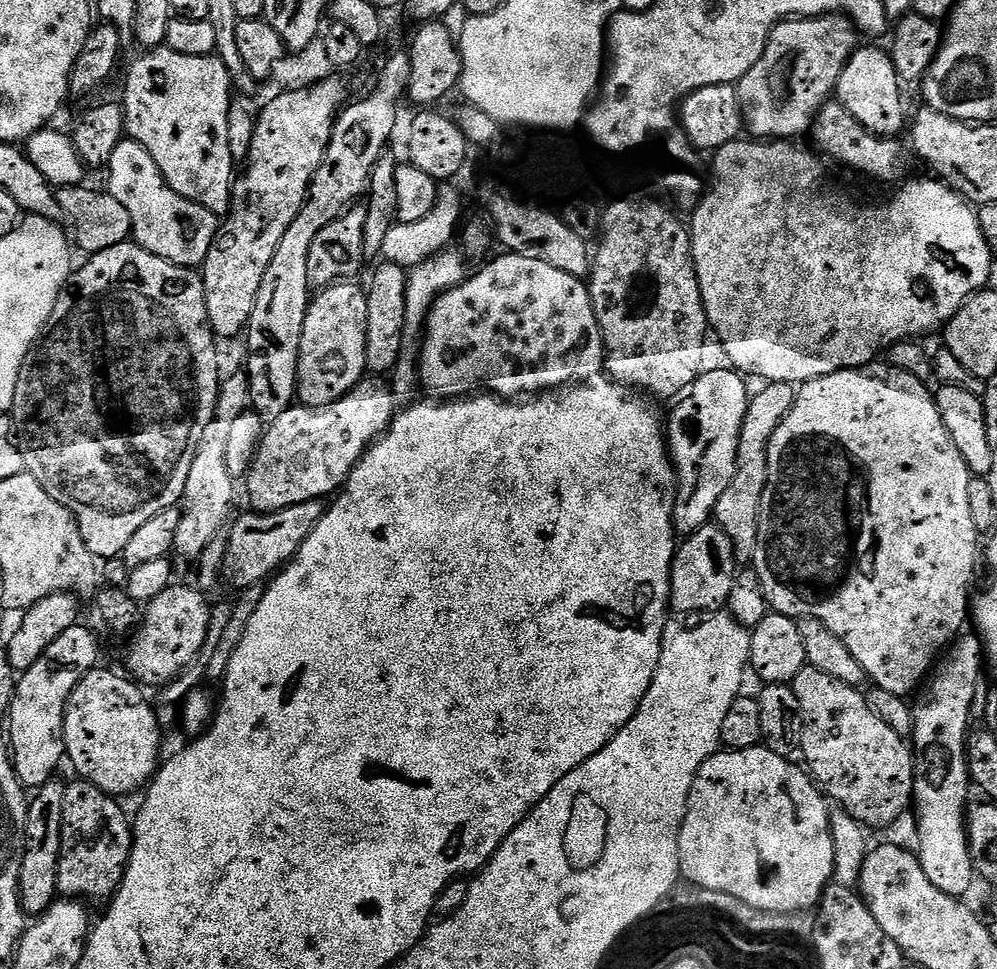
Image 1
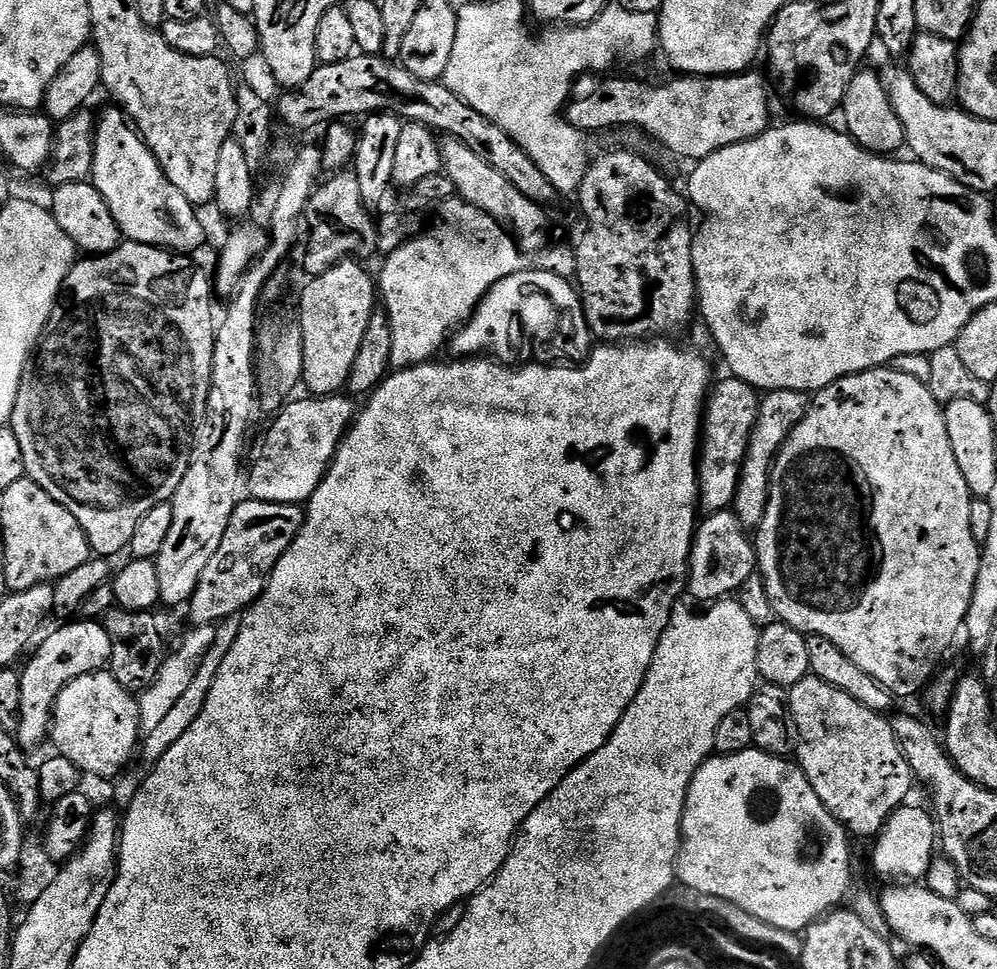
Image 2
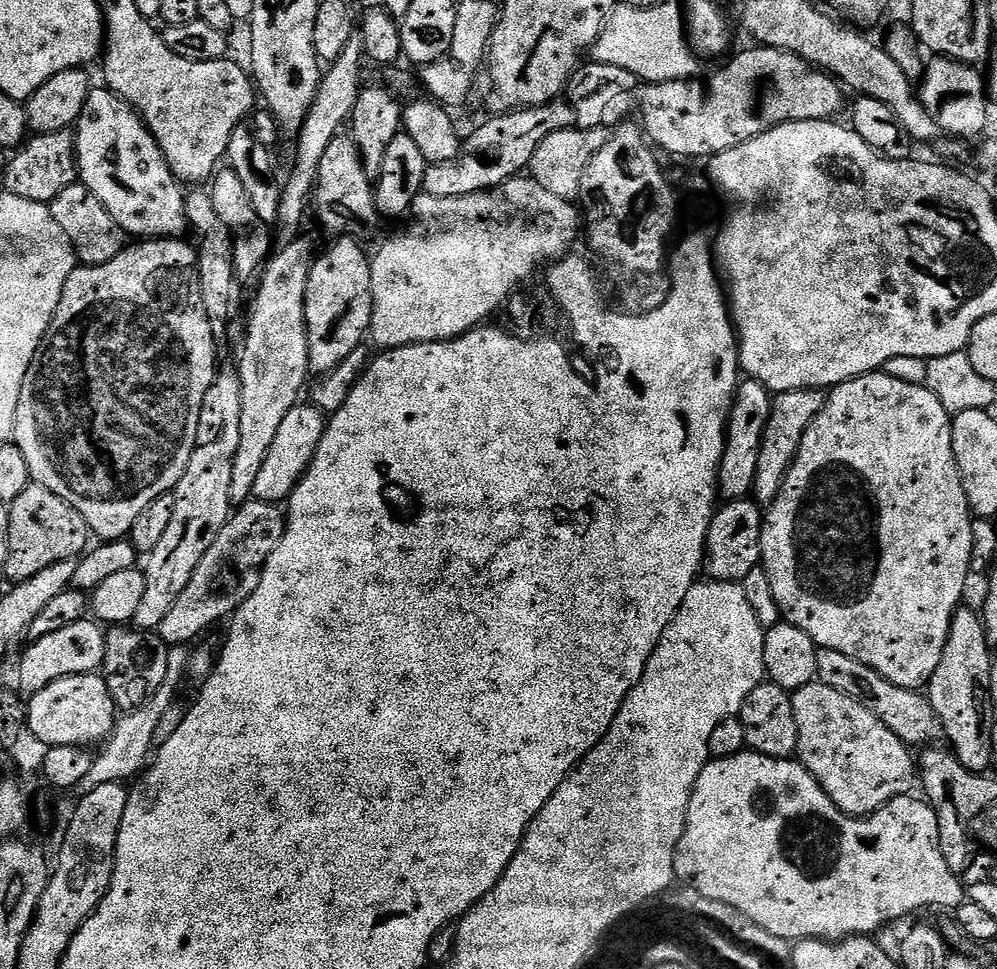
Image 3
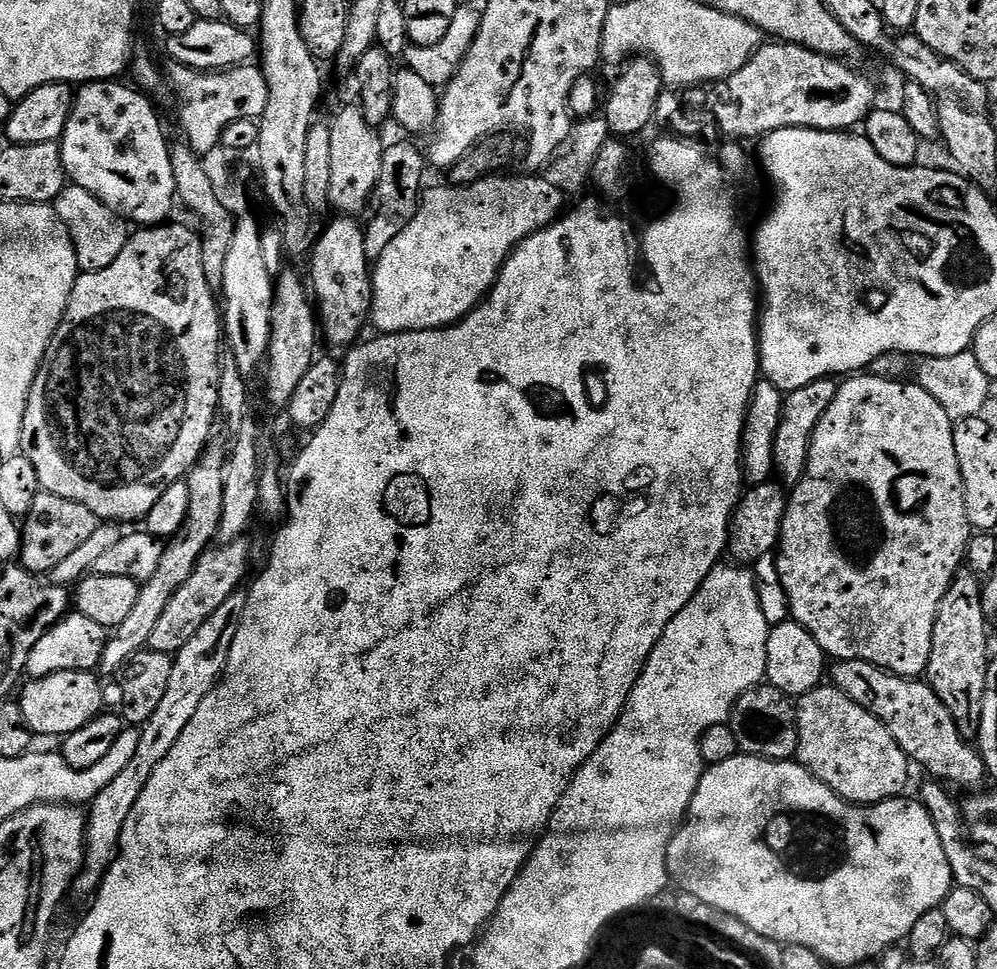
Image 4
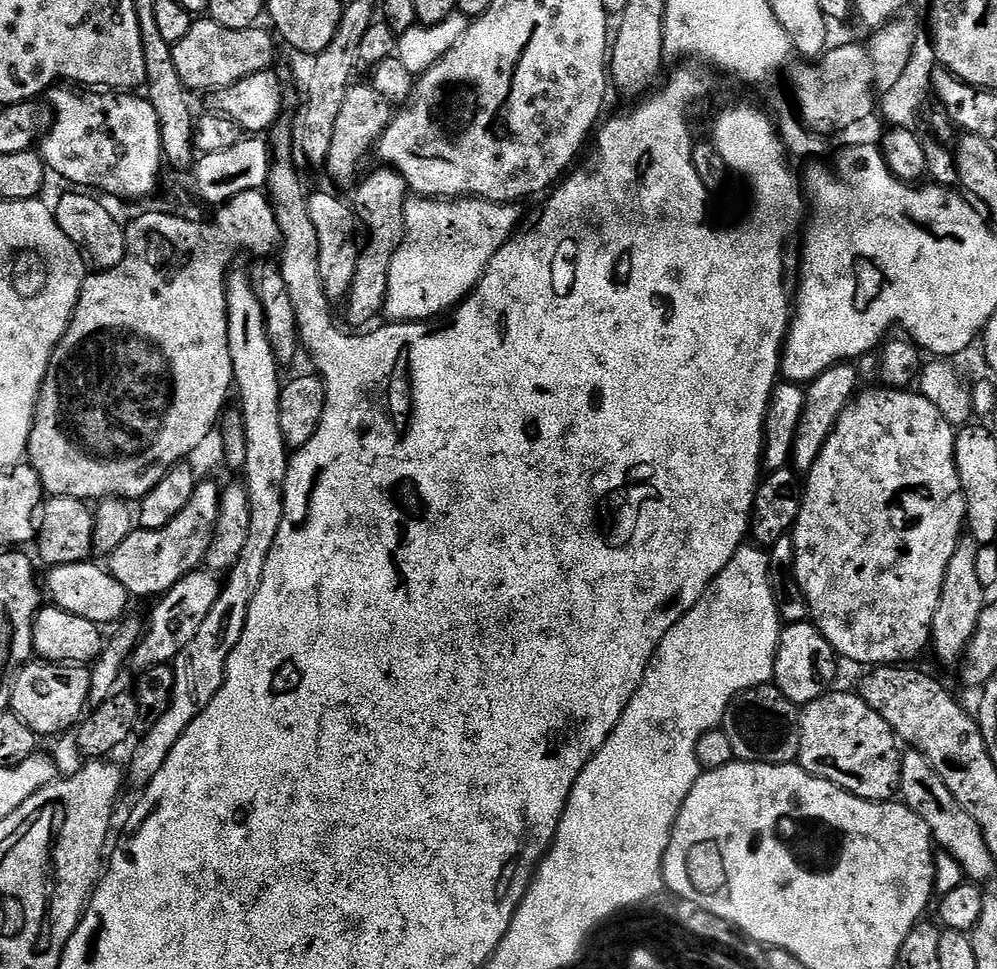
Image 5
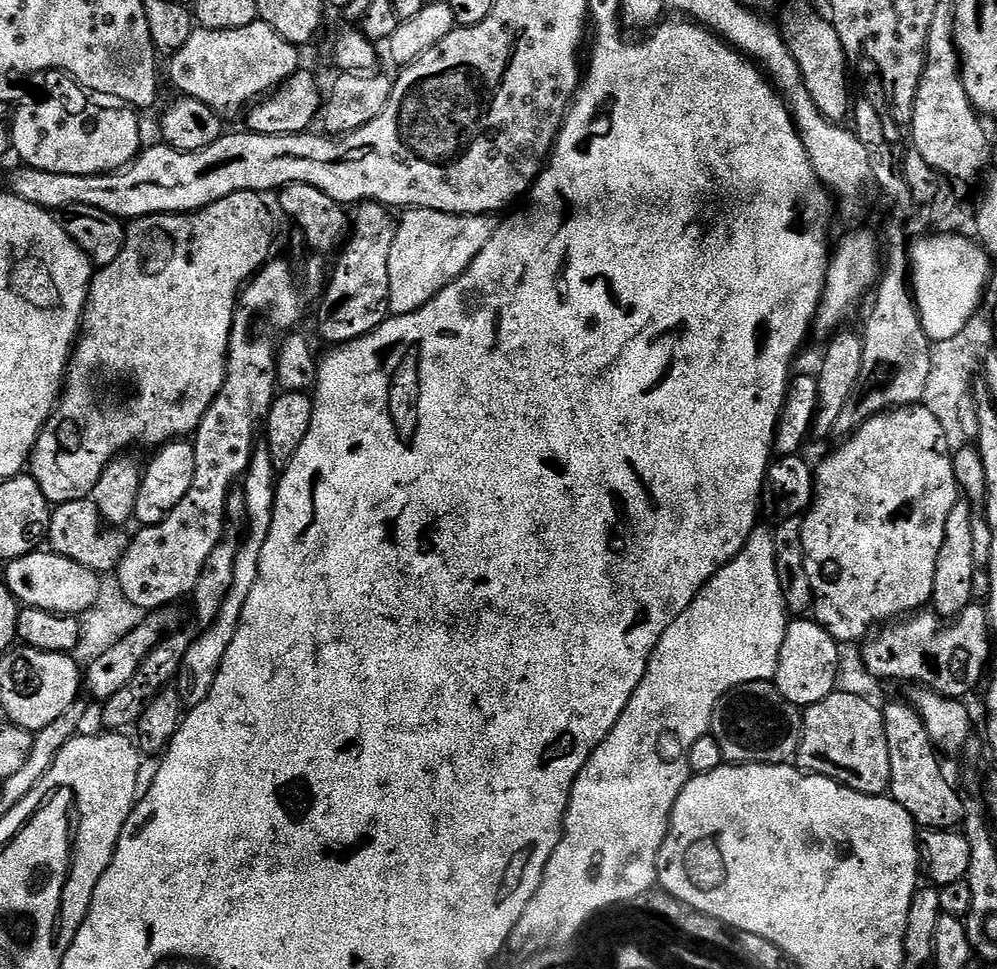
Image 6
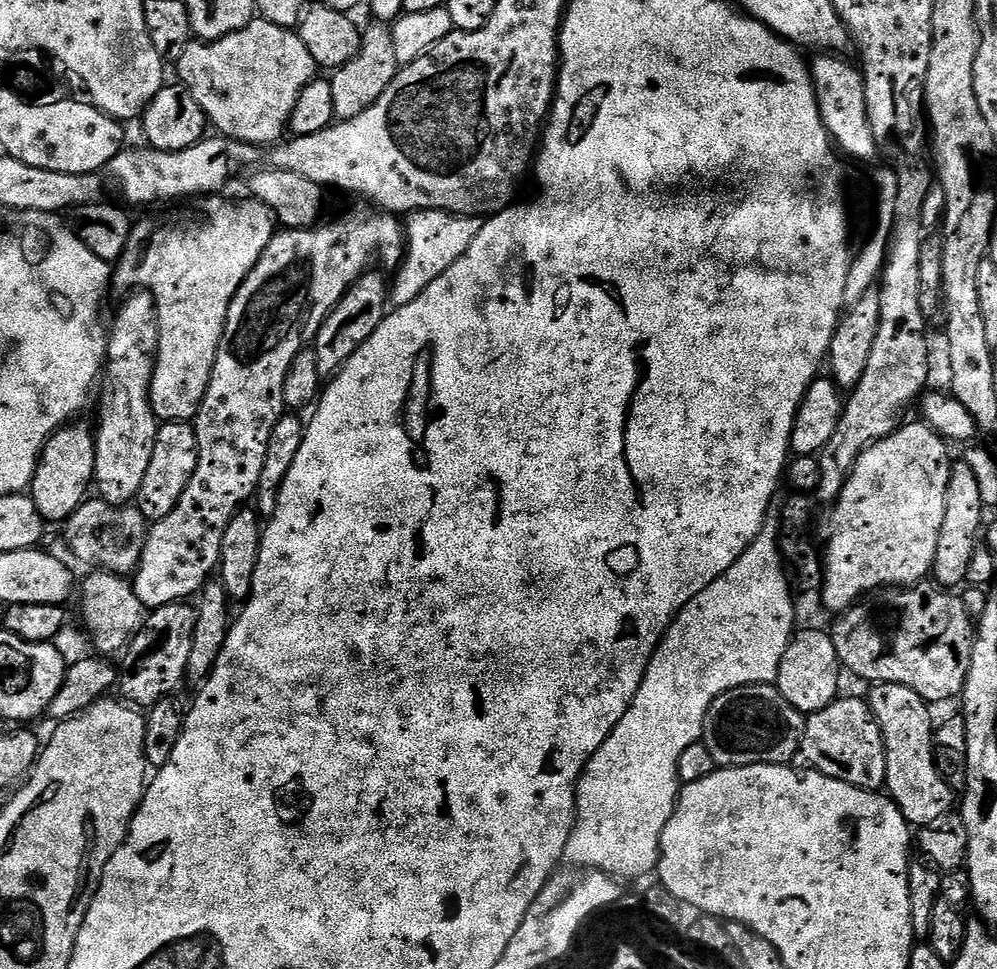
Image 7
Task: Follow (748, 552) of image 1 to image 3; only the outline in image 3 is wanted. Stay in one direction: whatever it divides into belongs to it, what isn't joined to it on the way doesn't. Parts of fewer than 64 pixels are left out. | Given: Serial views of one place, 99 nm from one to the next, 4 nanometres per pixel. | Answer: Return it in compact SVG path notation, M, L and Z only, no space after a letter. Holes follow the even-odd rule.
M799 388L781 392L773 399L770 422L766 422L766 430L762 434L762 450L758 454L758 474L754 474L754 486L751 491L757 504L767 506L778 498L778 490L782 490L784 475L790 470L798 454L798 446L802 446L802 438L810 422L814 422L814 418L822 410L825 399L825 393L819 388Z

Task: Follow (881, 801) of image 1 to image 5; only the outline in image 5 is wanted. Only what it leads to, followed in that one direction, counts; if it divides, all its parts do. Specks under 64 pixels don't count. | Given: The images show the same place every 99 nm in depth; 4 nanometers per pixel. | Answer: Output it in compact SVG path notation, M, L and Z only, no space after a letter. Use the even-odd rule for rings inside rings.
M829 690L814 702L803 705L800 714L800 754L798 763L811 776L821 776L824 780L834 782L838 787L845 788L863 800L878 800L888 802L897 795L900 786L901 749L896 749L898 737L892 727L855 691L835 692Z

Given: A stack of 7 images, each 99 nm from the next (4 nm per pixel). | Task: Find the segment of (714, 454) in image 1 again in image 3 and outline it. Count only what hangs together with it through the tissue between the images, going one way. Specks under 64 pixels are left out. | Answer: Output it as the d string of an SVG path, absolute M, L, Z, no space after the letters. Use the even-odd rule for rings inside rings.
M751 378L741 379L732 412L728 416L728 434L724 437L724 457L720 463L718 492L725 501L743 500L754 486L754 474L758 474L758 454L762 450L762 434L766 422L770 422L773 393L762 382Z

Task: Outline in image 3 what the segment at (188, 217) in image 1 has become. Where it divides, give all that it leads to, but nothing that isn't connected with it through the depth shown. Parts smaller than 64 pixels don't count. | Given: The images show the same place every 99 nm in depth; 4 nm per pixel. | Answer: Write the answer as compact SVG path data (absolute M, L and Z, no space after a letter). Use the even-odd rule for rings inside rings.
M107 86L93 87L86 98L86 106L82 106L82 114L76 119L74 131L79 183L85 184L90 194L110 210L114 222L118 222L129 237L180 238L185 235L184 228L186 232L189 227L185 189L170 170L152 131L125 100Z

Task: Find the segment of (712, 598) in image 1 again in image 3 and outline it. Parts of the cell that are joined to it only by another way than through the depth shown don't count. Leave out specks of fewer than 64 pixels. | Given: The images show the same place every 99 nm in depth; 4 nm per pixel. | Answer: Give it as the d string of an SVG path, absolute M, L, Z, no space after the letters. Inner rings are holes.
M752 498L730 500L717 507L708 531L708 544L704 547L704 568L711 579L734 584L744 581L750 570L761 567L760 547L764 517L761 505Z

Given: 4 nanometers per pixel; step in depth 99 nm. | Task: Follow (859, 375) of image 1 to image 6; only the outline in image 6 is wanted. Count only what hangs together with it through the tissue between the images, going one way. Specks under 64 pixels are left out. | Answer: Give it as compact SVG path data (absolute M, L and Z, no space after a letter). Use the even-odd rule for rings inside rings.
M902 407L880 412L877 416L870 417L841 444L844 445L837 452L830 453L820 465L818 463L815 465L816 495L812 498L812 507L804 516L802 544L806 546L806 574L810 574L810 586L814 590L816 599L814 605L816 623L821 624L837 642L860 639L863 641L877 626L884 626L897 618L915 614L931 601L934 590L934 570L938 566L938 554L946 538L946 522L949 521L950 512L954 510L957 500L961 499L962 493L954 478L953 449L949 447L941 423L926 407Z

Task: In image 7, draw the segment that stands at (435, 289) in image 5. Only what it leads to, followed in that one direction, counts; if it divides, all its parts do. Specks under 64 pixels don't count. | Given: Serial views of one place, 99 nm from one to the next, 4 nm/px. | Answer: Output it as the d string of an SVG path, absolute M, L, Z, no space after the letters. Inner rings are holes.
M429 208L423 212L414 212L406 220L406 251L404 253L403 265L395 269L393 279L390 284L390 300L393 305L409 304L434 282L458 258L470 250L470 242L478 234L481 221L475 216L458 216L450 212L439 212L437 208Z

